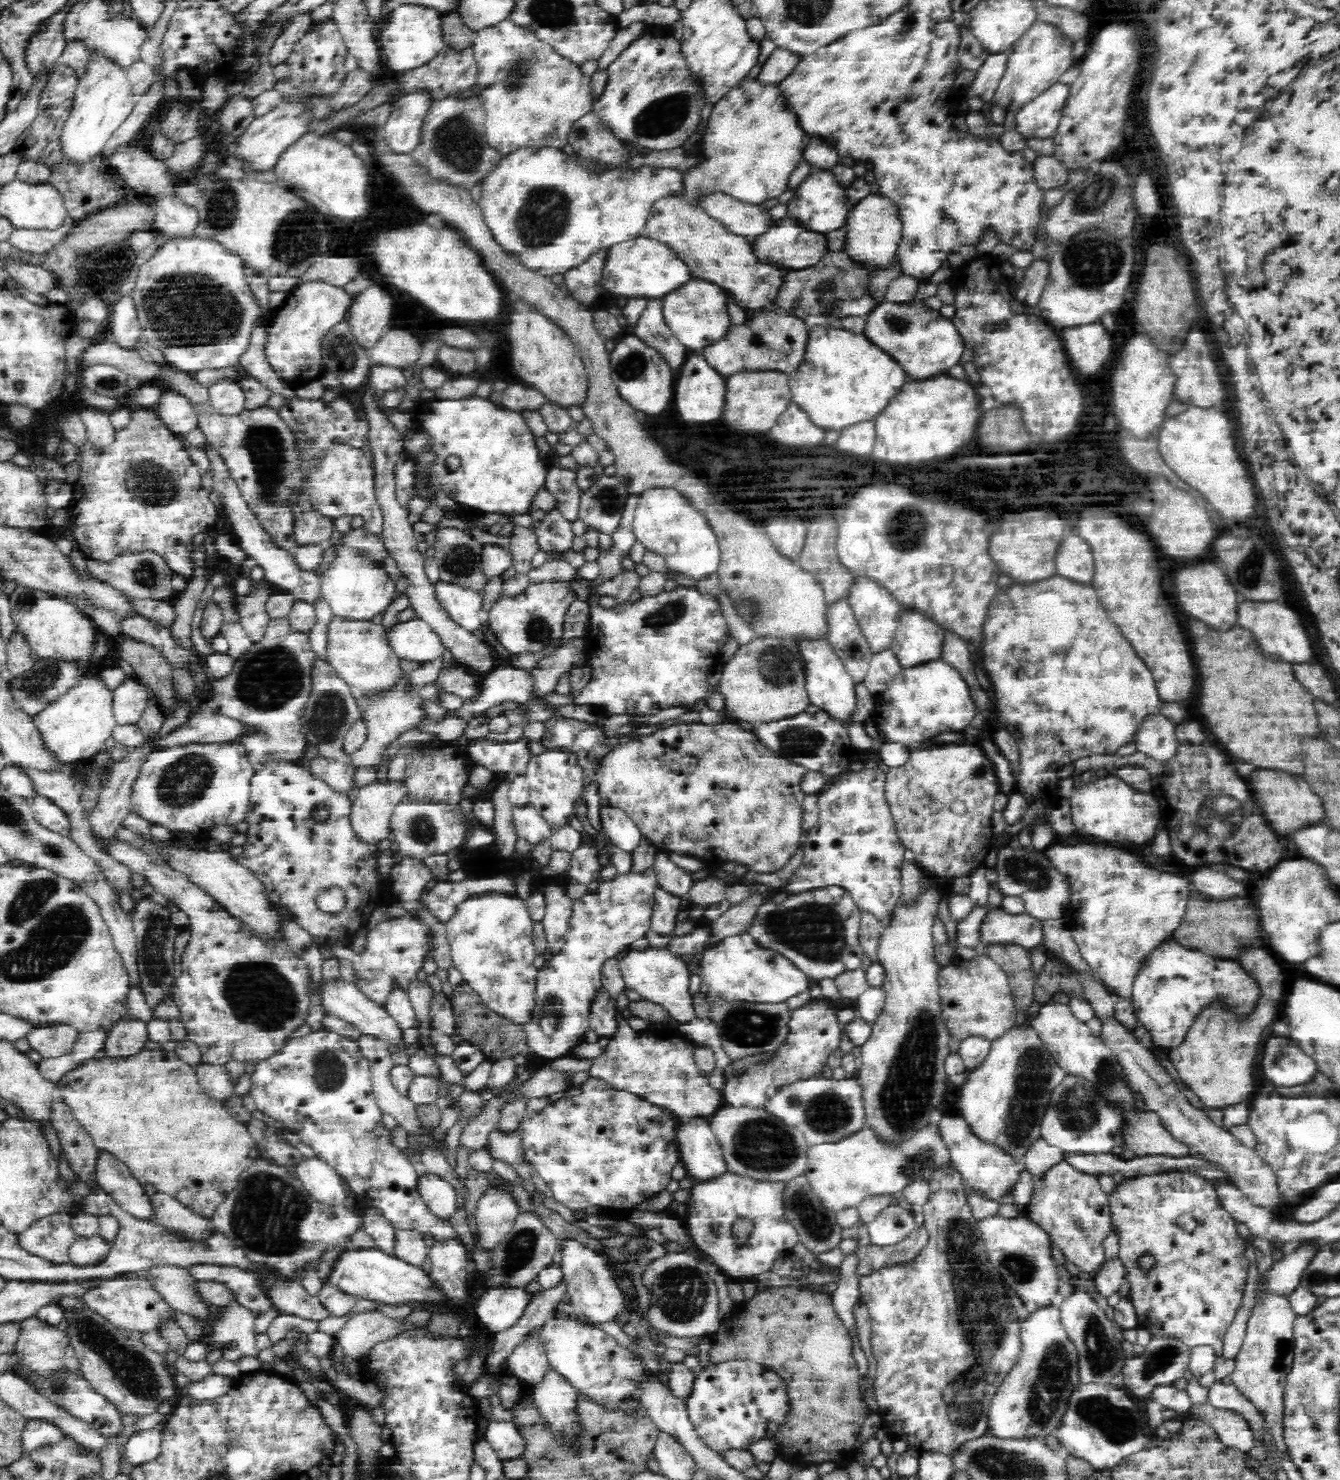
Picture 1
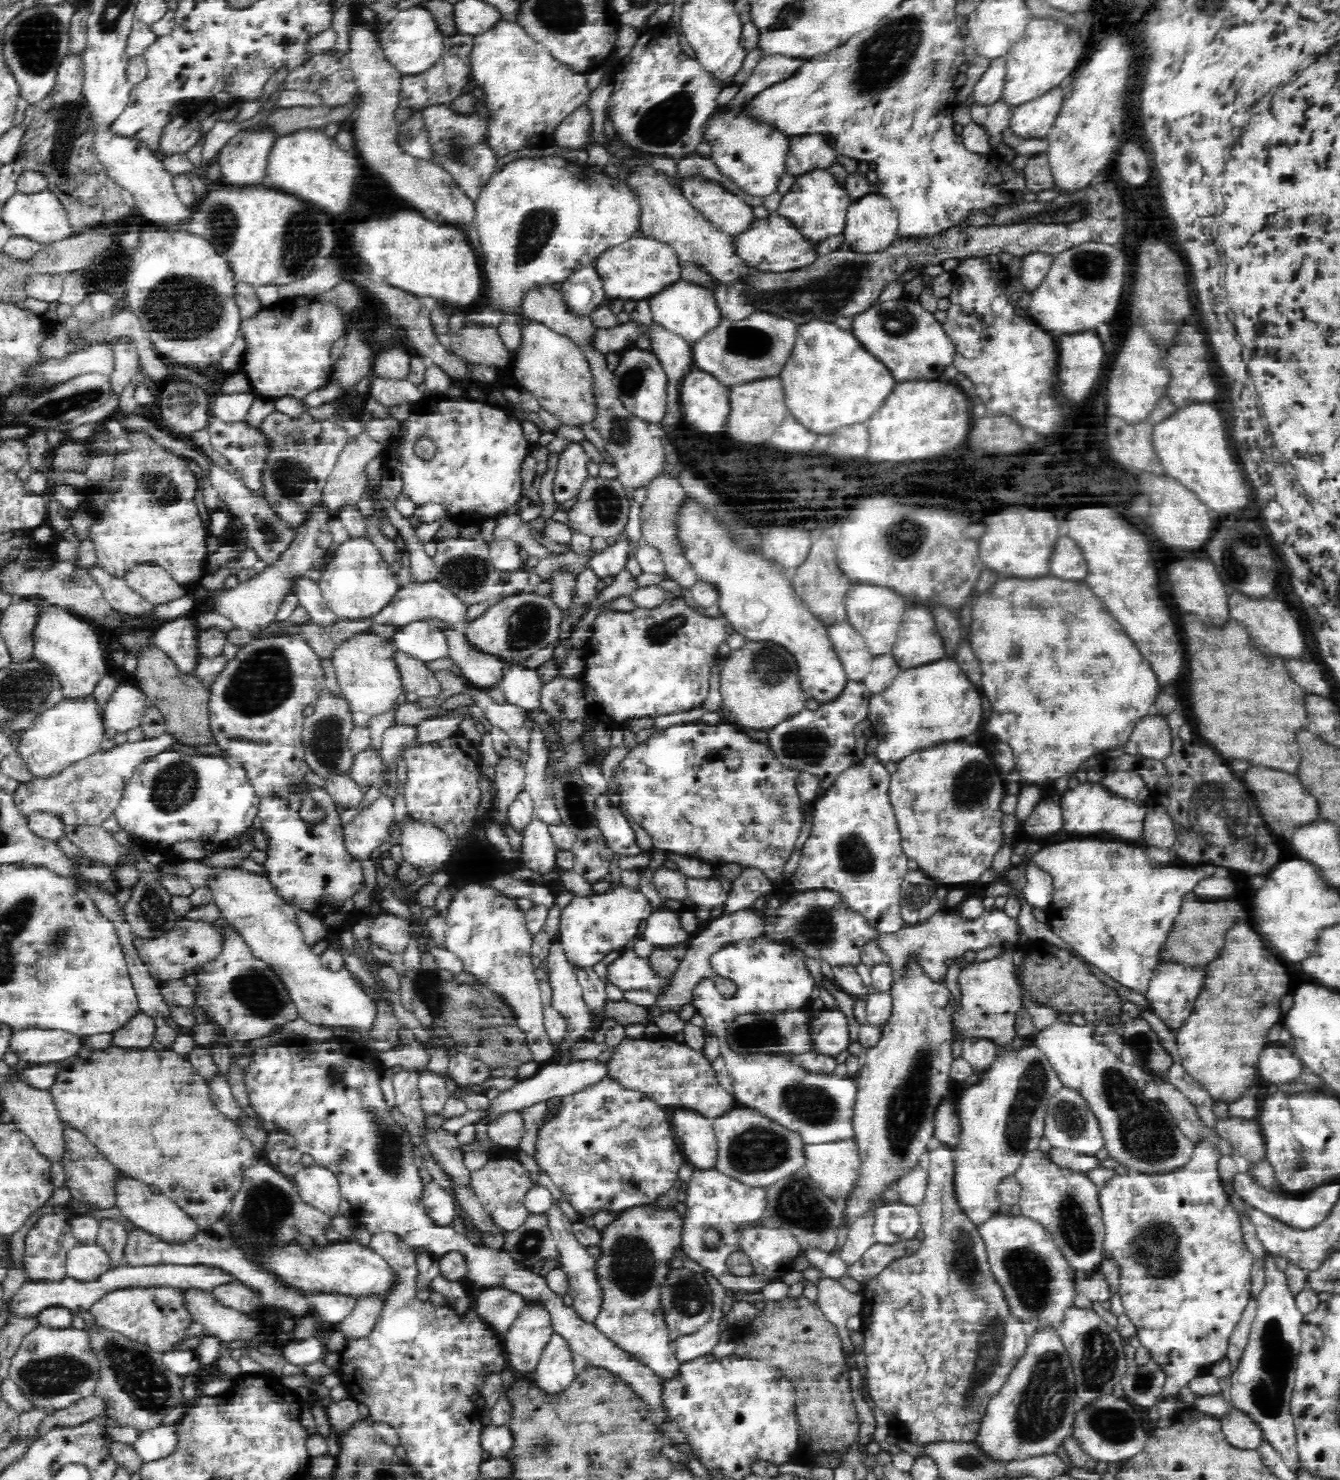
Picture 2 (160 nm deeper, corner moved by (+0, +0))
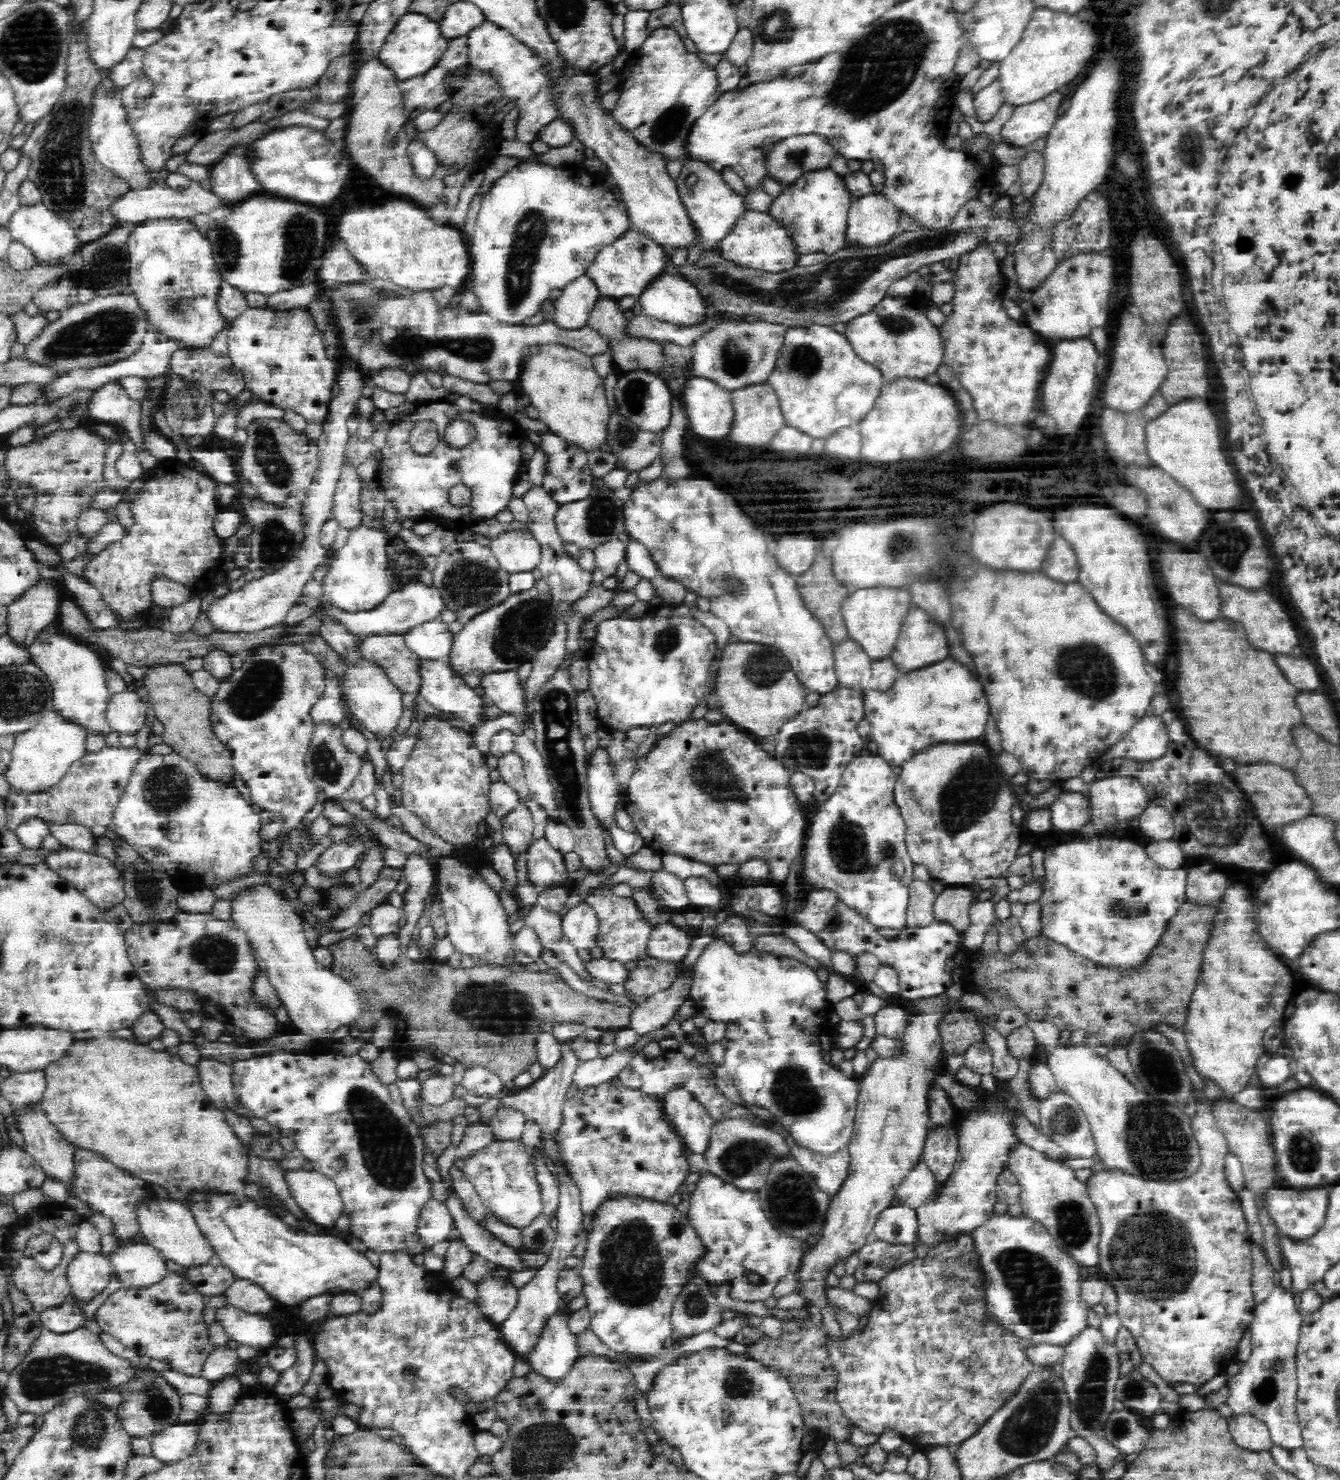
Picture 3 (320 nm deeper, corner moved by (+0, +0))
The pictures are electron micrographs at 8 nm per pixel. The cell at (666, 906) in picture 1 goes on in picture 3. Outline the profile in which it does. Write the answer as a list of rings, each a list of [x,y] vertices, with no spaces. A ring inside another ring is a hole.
[[[670,921],[653,925],[646,943],[647,956],[682,964],[683,958],[689,951],[692,937],[693,935],[686,929]]]

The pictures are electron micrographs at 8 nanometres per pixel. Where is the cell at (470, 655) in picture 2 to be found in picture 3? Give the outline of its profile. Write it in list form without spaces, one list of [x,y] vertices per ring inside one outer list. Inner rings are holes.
[[[515,671],[483,672],[480,674],[480,685],[484,690],[484,698],[492,700],[503,714],[524,715],[526,734],[532,733],[527,726],[525,714],[525,698],[523,687],[519,686],[519,678]]]

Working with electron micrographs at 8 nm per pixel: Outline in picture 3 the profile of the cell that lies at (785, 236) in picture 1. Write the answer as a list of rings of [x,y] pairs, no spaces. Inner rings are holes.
[[[747,210],[738,220],[729,235],[722,240],[718,248],[726,260],[730,260],[741,267],[760,269],[767,273],[777,273],[790,270],[798,264],[800,253],[789,229],[784,228],[781,221],[776,220],[768,211]]]

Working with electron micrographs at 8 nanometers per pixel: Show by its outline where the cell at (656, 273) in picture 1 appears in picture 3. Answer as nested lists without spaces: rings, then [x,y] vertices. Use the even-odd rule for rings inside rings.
[[[630,228],[614,244],[602,248],[585,273],[596,283],[600,296],[619,300],[624,296],[638,298],[650,284],[664,274],[664,266],[666,266],[666,252],[663,246],[644,233]]]

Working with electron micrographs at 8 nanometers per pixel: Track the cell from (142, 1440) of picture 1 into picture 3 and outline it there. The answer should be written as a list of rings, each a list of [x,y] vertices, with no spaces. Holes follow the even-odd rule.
[[[178,1422],[159,1430],[150,1438],[151,1455],[162,1463],[170,1463],[187,1457],[195,1443],[197,1426]]]

